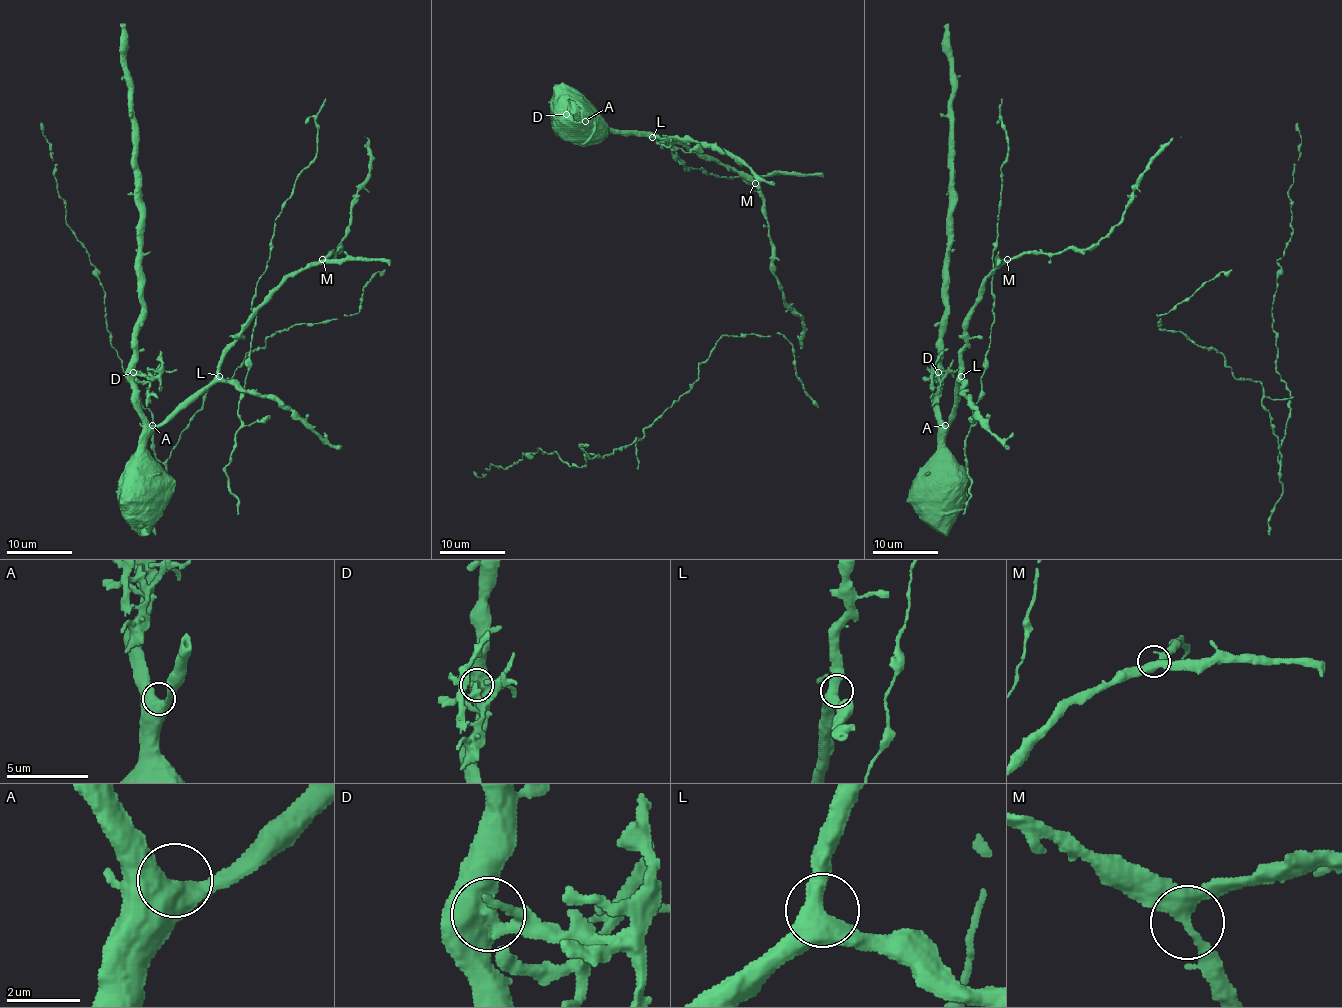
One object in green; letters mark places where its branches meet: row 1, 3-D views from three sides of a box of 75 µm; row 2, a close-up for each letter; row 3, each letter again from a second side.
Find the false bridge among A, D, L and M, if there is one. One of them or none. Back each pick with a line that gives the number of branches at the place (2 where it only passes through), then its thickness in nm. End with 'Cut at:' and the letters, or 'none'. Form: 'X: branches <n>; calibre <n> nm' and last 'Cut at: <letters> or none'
D: branches 3; calibre 550 nm
Cut at: D

